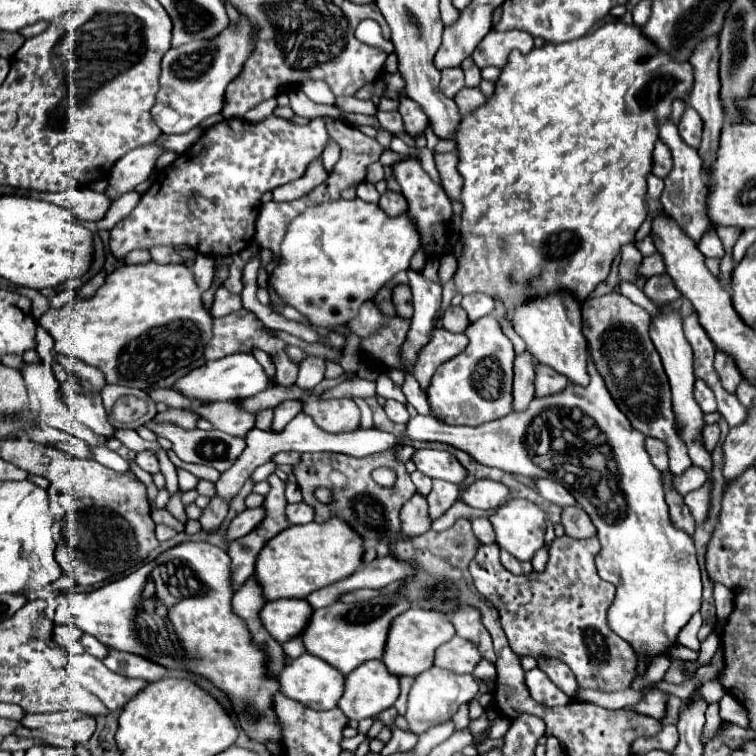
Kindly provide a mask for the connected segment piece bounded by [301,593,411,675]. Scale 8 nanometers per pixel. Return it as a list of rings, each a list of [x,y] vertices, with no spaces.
[[[389,593],[381,597],[373,597],[373,601],[359,601],[359,603],[333,603],[329,607],[313,611],[309,625],[301,633],[305,649],[323,661],[331,663],[333,667],[341,669],[343,675],[357,669],[361,663],[371,659],[381,659],[387,643],[387,633],[391,621],[407,611],[409,599],[405,593]]]

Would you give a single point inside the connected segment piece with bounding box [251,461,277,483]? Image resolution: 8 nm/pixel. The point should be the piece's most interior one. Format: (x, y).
(264, 471)

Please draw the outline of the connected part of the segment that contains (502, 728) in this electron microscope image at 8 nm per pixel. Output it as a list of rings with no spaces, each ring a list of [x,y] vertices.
[[[497,717],[497,719],[491,723],[487,737],[489,737],[489,739],[499,739],[499,737],[503,737],[503,735],[507,733],[507,729],[509,729],[509,725],[507,725],[507,723],[509,723],[509,721],[505,721],[505,719]]]

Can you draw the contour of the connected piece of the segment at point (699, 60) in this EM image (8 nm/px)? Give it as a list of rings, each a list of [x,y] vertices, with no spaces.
[[[709,37],[707,41],[703,41],[703,45],[699,45],[693,51],[693,57],[689,59],[689,63],[693,65],[693,89],[689,93],[689,105],[701,115],[703,119],[703,141],[699,147],[699,155],[703,161],[713,161],[715,151],[719,147],[719,133],[721,133],[721,125],[725,123],[725,113],[721,111],[721,97],[719,97],[719,39],[717,37]]]

